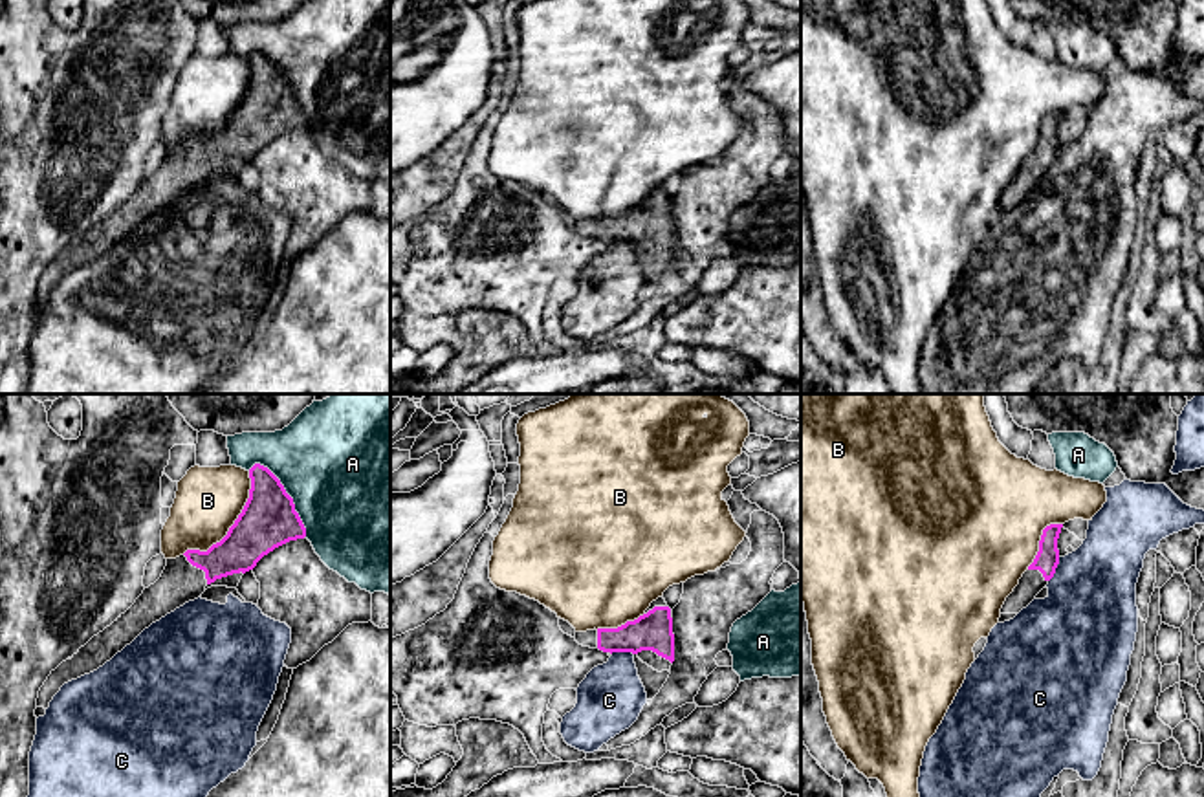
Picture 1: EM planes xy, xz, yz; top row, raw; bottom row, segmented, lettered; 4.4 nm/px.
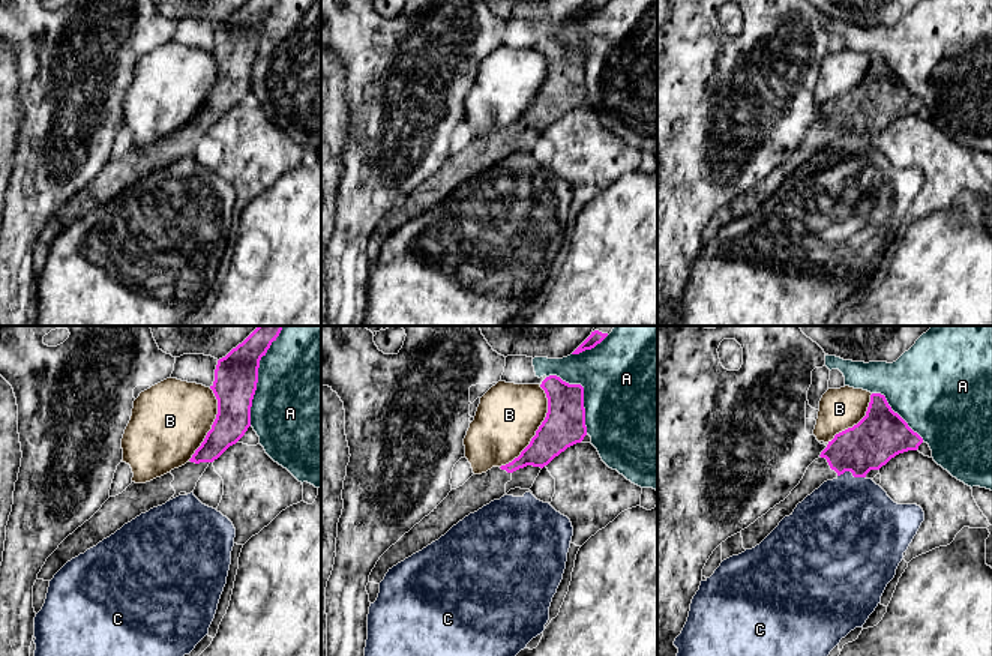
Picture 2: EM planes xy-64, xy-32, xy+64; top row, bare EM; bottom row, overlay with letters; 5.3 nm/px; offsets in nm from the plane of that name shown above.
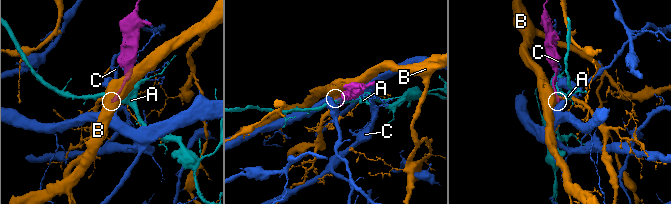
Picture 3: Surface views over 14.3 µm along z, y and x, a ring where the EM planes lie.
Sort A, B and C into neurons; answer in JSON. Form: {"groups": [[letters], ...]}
{"groups": [["A"], ["B"], ["C"]]}

